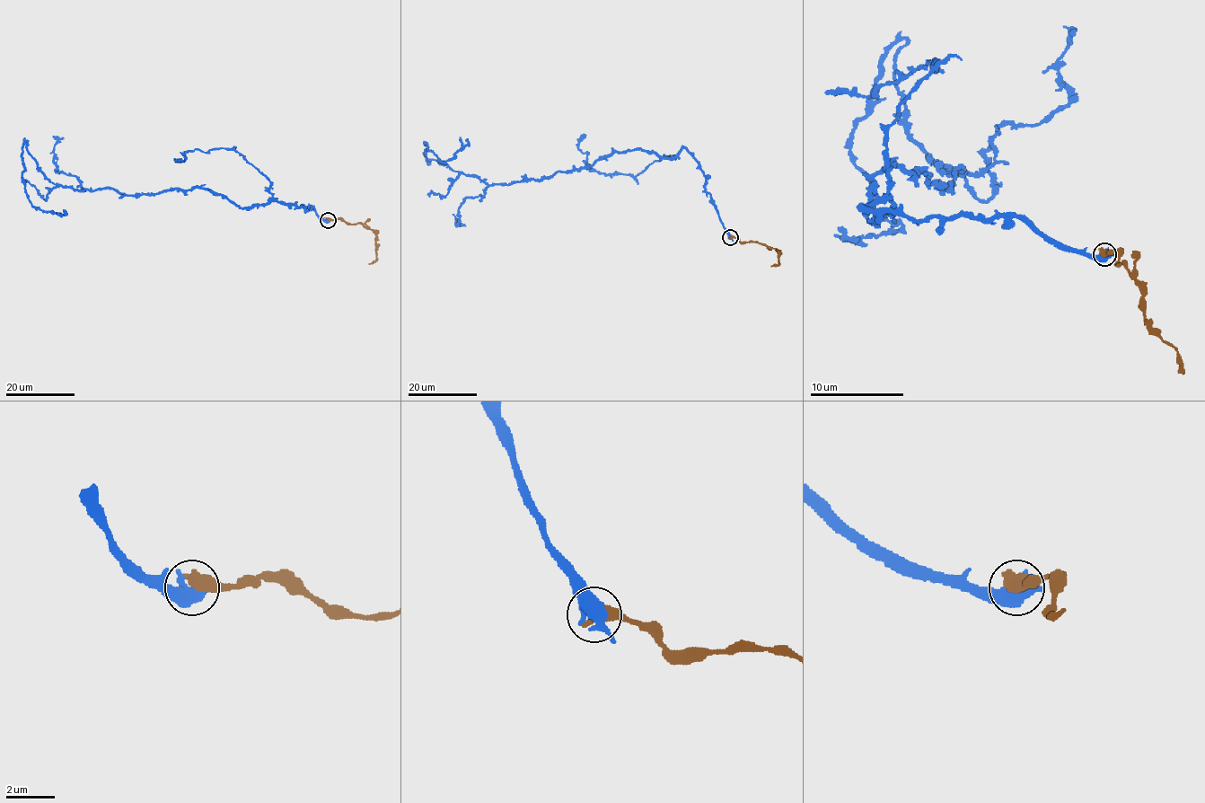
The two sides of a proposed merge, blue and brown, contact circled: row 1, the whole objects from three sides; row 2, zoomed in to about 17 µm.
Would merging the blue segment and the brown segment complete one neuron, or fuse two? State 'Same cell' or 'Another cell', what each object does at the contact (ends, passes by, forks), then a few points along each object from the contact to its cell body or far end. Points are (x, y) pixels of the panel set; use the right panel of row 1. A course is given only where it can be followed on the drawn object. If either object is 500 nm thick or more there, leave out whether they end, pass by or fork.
Another cell. Course of blue: (1105, 253), (866, 216), (885, 167), (963, 174), (910, 136), (903, 39), (852, 135), (901, 225), (840, 225). Course of brown: (1105, 253), (1119, 251), (1119, 265), (1123, 263), (1142, 294), (1145, 322), (1177, 352), (1177, 361), (1184, 373)

